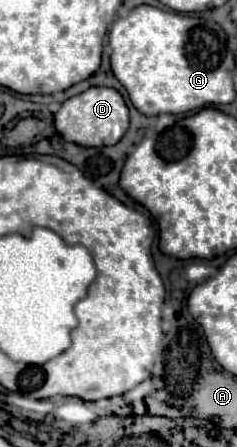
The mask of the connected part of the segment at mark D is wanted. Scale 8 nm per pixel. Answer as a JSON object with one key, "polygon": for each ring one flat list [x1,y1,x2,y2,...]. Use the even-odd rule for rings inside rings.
{"polygon":[[88,88,86,92,62,104,54,116,54,124,66,142,80,146,112,146,118,144,118,140,128,130,128,106,122,94,114,88]]}

